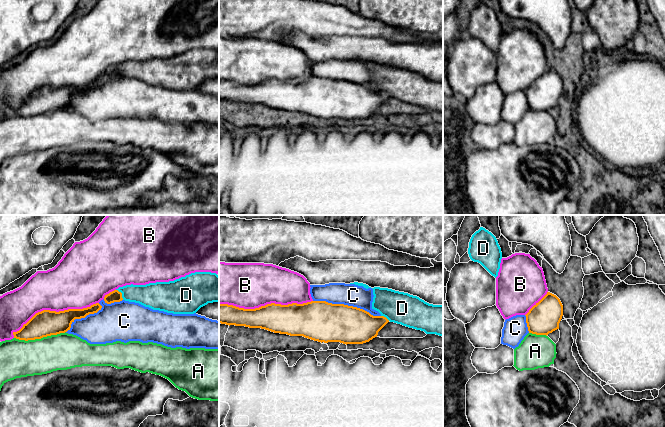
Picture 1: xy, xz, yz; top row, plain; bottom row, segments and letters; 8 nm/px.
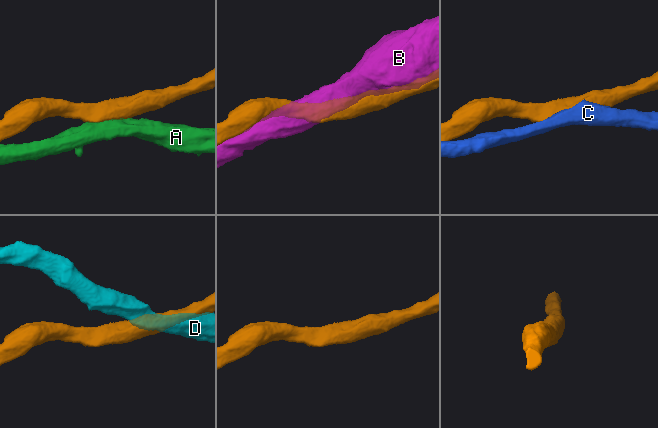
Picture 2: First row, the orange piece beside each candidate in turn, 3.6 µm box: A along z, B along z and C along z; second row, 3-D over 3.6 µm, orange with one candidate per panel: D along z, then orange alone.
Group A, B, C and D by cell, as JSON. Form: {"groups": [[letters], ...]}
{"groups": [["A", "C"], ["B"], ["D"]]}

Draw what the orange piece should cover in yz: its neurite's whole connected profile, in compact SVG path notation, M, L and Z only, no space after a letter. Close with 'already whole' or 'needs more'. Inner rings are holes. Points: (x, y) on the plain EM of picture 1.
M515 29L501 35L496 53L496 82L505 96L525 91L529 109L536 111L547 112L559 105L563 92L563 81L556 71L548 67L542 43L525 29Z | needs more

